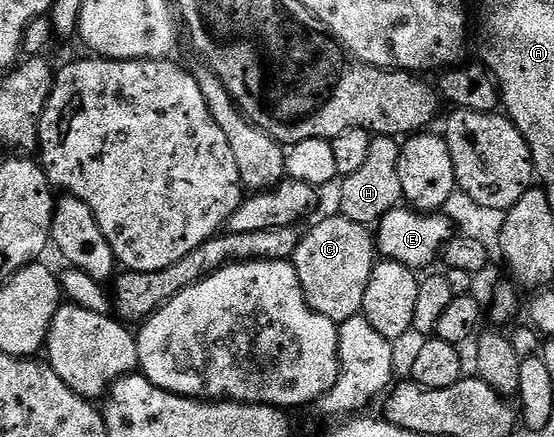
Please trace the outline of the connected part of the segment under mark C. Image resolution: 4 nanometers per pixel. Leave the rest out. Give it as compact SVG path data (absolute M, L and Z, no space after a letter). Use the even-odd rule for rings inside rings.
M334 215L319 221L308 233L299 238L299 246L293 258L297 271L297 279L301 279L301 291L313 311L317 315L325 315L325 319L342 323L360 316L365 303L365 287L369 287L369 275L373 275L373 267L377 264L377 241L372 230L361 223L353 223L347 217Z

